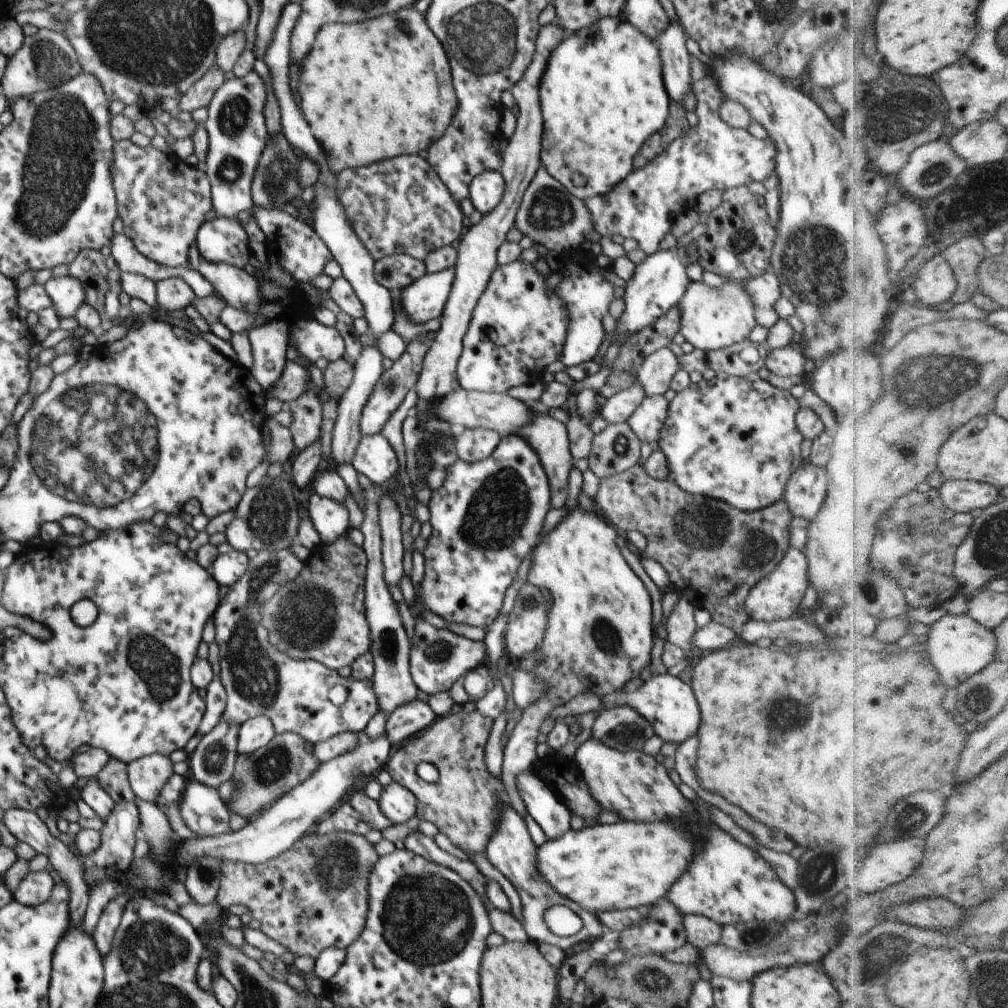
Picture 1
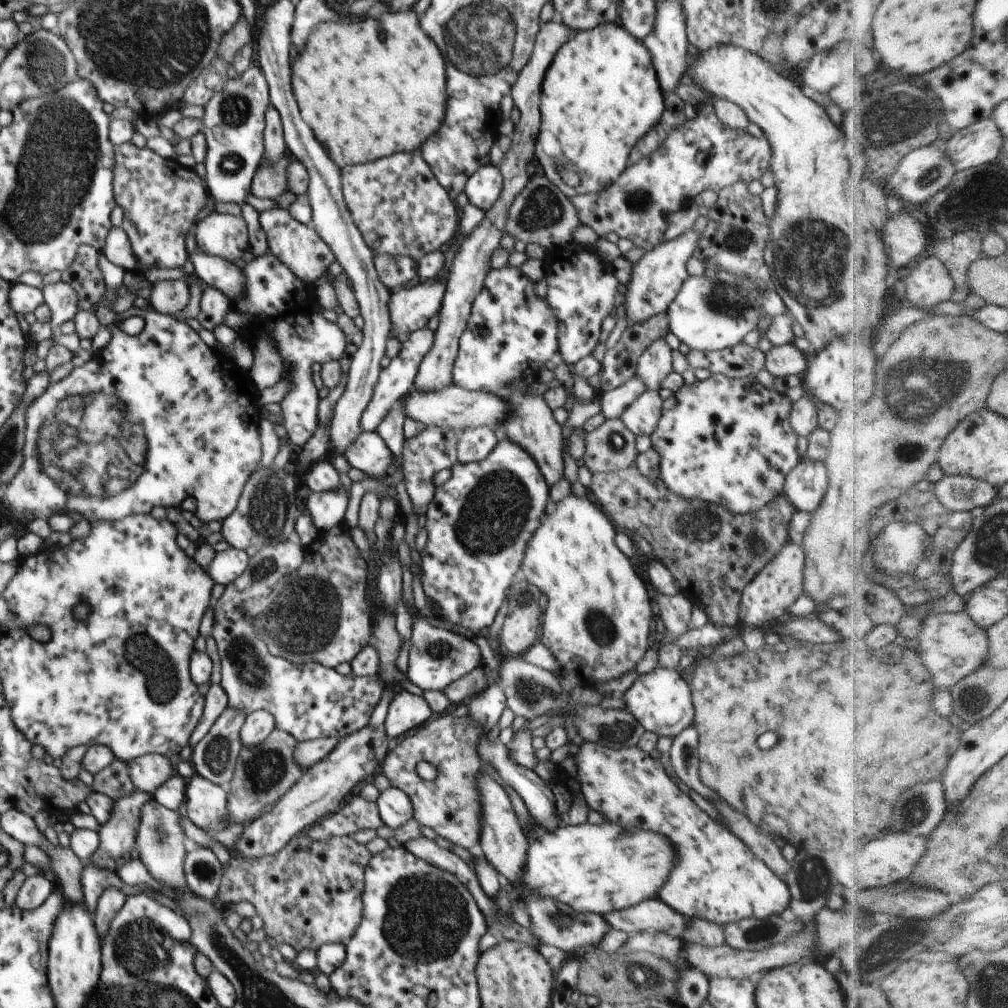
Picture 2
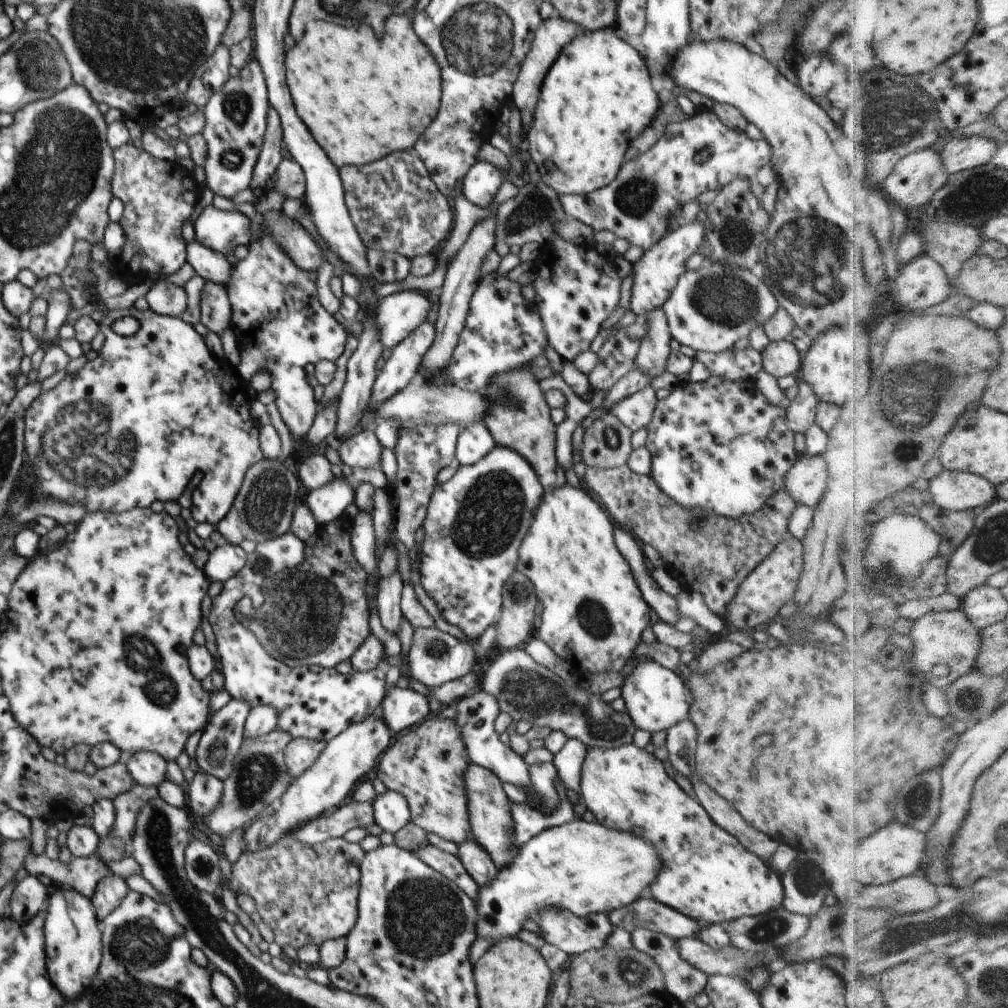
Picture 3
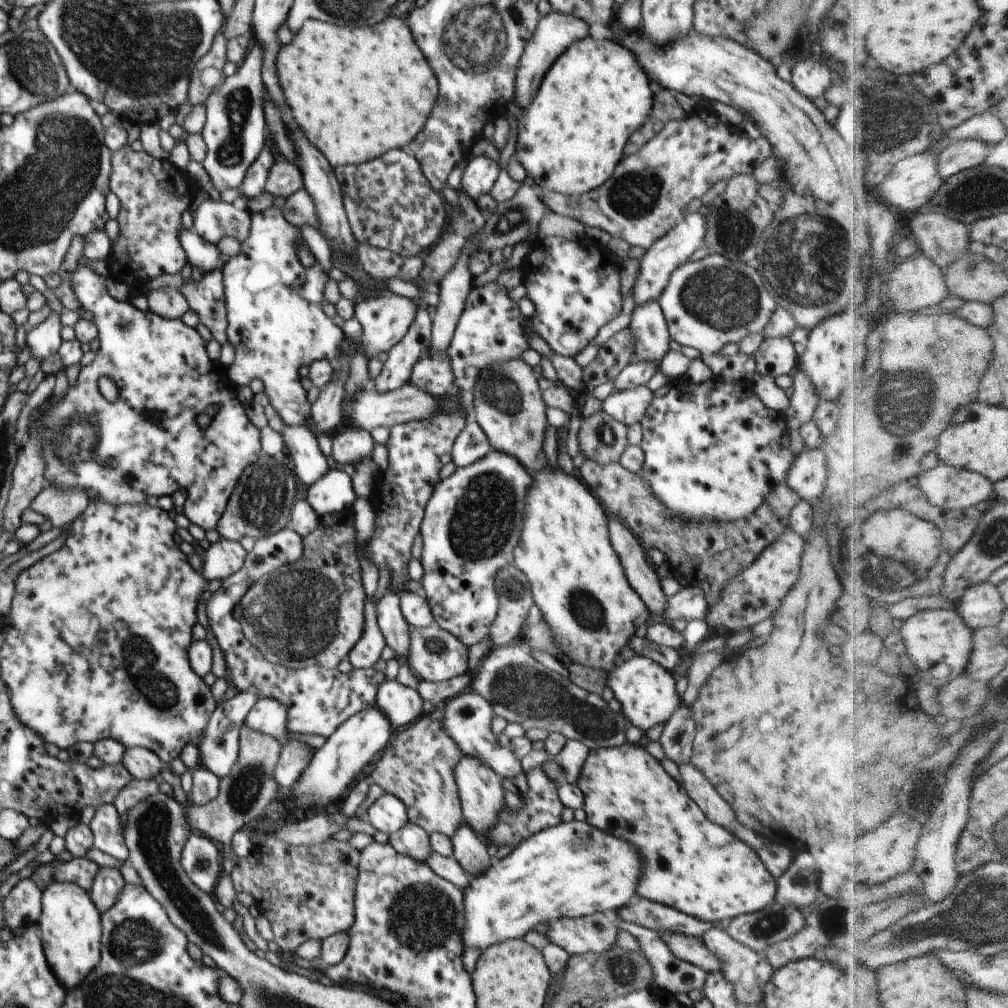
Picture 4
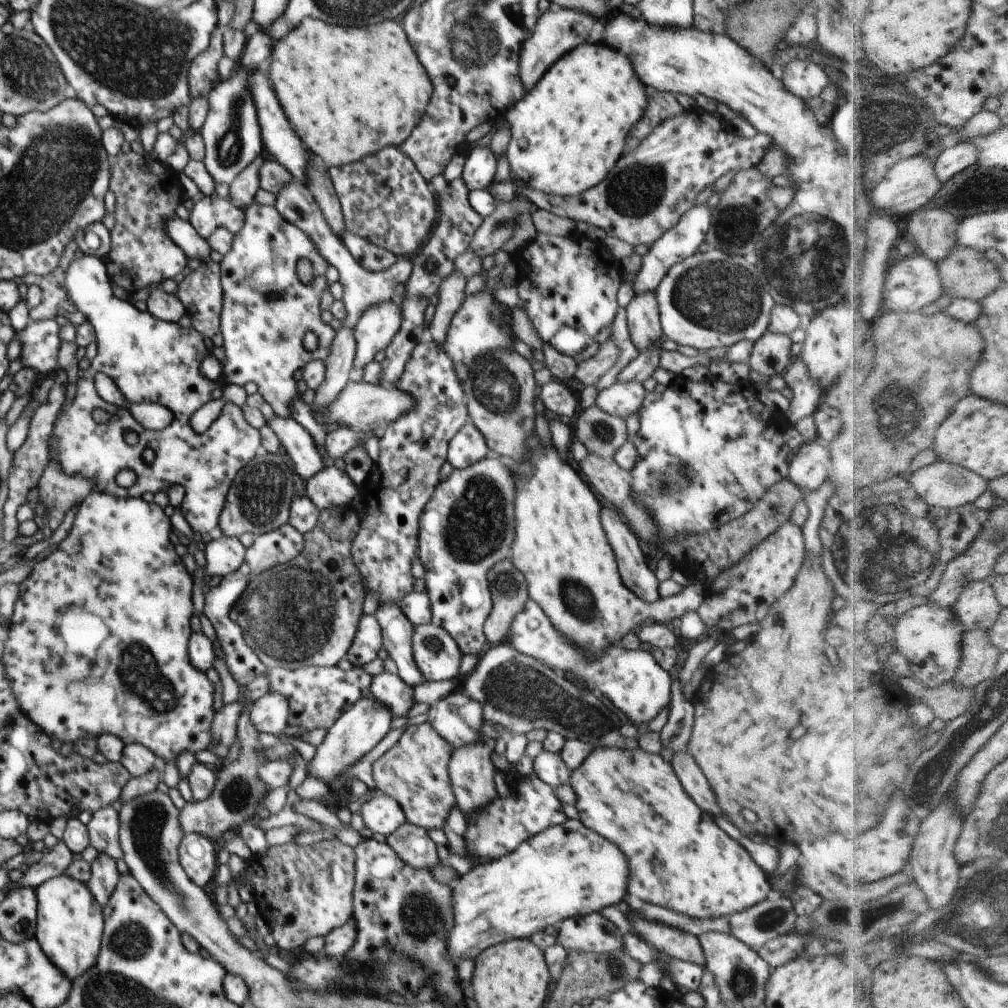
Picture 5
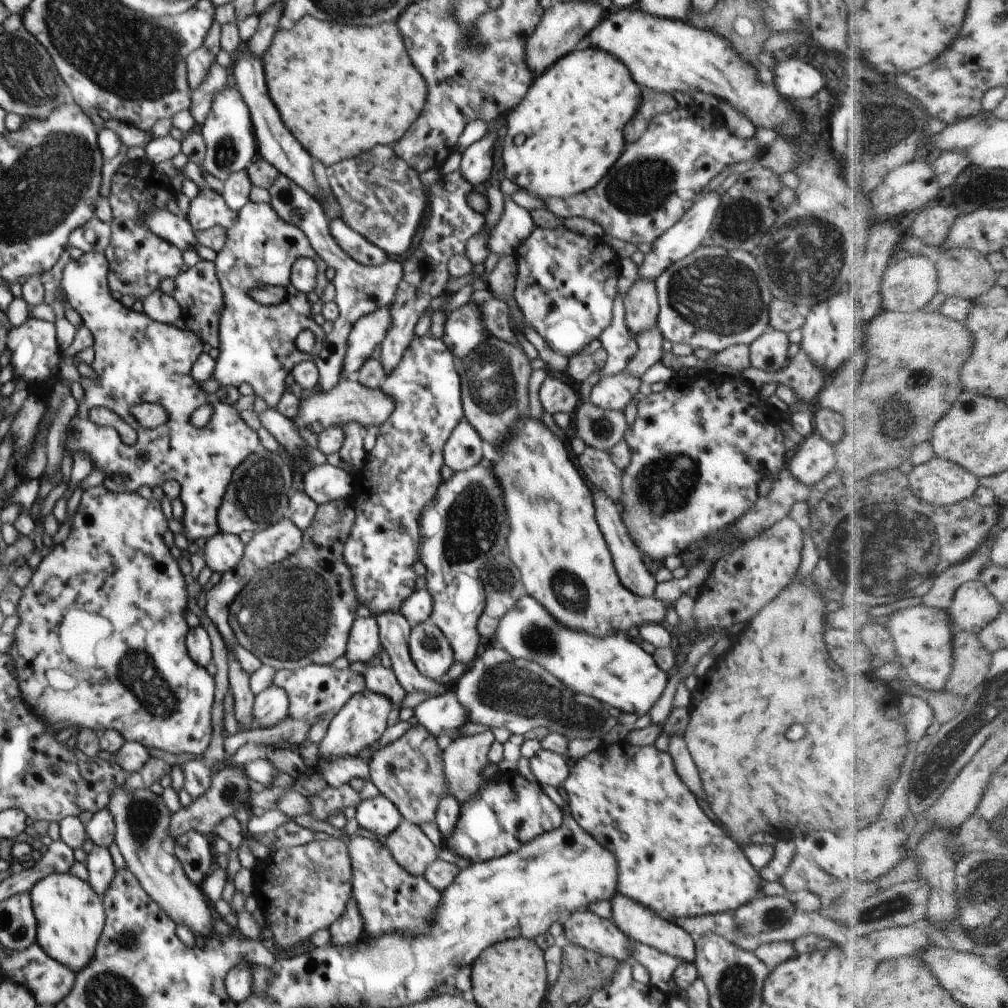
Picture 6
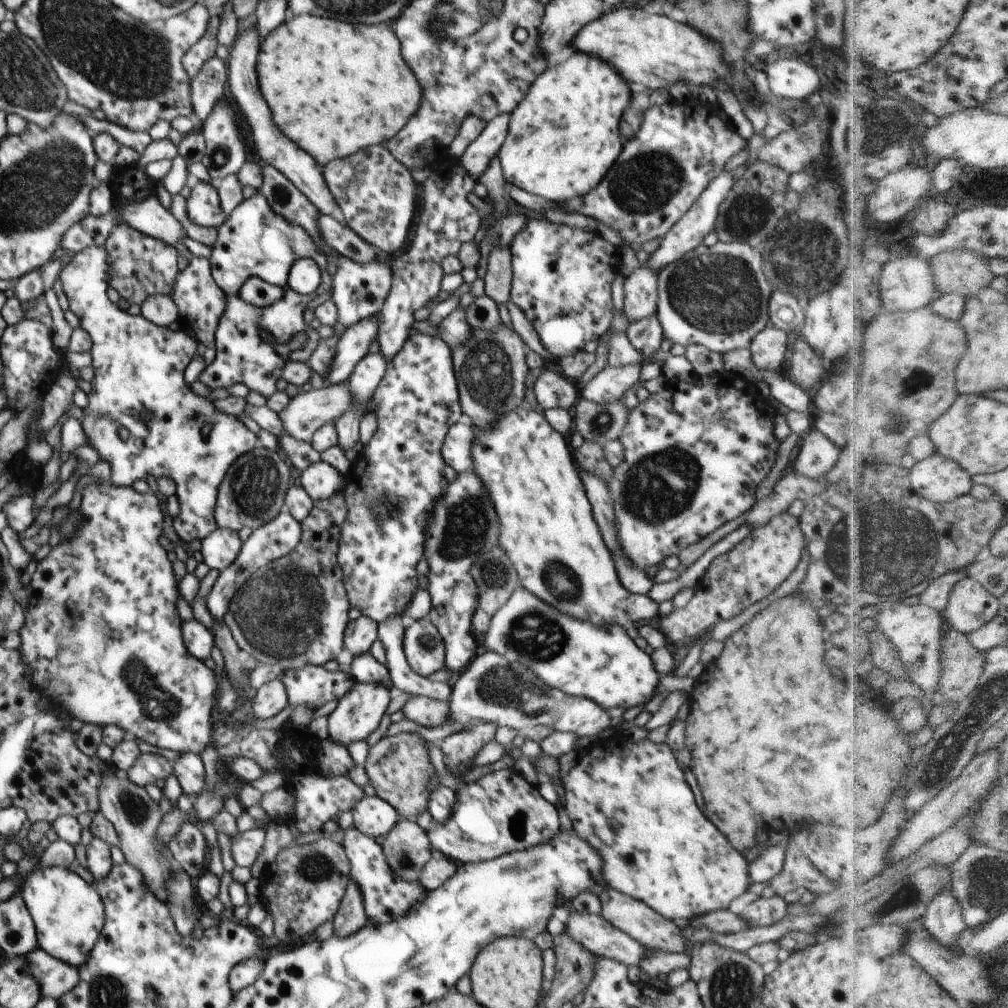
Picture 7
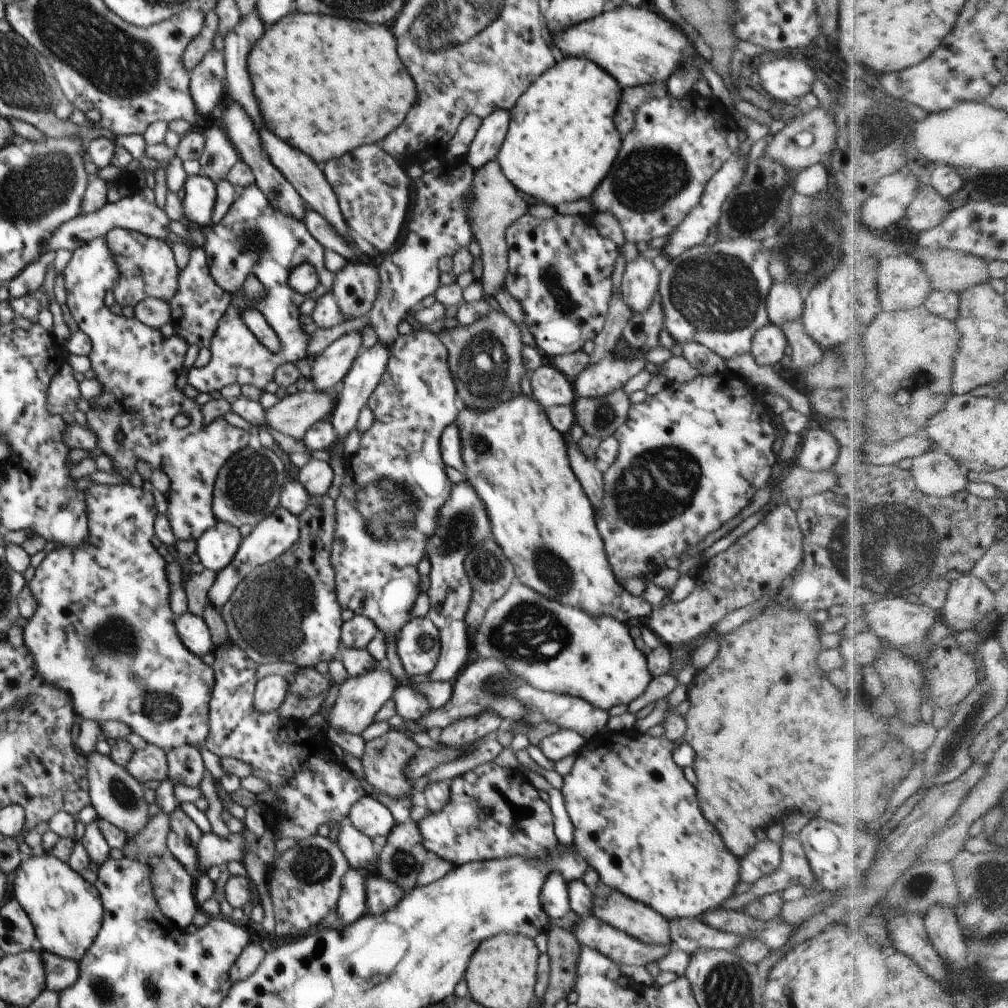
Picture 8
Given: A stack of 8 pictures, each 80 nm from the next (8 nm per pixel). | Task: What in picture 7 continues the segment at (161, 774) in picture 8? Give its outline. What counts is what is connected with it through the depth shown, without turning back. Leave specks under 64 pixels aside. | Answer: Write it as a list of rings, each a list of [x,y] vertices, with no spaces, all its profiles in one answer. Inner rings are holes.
[[[142,753],[134,766],[125,772],[126,776],[140,788],[154,784],[156,780],[166,780],[172,773],[172,762],[152,753]]]

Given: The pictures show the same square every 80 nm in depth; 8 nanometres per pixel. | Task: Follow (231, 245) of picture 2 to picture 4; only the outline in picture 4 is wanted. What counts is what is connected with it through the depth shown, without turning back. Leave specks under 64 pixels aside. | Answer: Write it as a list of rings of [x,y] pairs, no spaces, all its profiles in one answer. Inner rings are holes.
[[[205,200],[194,212],[192,230],[212,244],[224,236],[232,236],[243,243],[251,229],[251,212],[235,208],[225,201]]]

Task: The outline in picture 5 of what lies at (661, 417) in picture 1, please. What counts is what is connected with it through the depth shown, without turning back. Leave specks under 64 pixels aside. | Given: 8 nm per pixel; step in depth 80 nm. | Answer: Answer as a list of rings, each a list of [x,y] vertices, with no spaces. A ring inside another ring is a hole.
[[[617,380],[610,388],[597,394],[596,406],[609,415],[626,420],[638,414],[647,394],[642,383]]]

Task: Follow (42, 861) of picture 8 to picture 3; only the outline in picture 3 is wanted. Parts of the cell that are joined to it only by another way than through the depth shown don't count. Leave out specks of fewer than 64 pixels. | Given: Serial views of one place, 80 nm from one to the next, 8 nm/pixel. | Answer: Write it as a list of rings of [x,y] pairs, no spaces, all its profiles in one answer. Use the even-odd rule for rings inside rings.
[[[58,888],[46,901],[45,953],[50,982],[63,996],[65,1002],[82,996],[101,963],[101,925],[91,900],[76,889]]]

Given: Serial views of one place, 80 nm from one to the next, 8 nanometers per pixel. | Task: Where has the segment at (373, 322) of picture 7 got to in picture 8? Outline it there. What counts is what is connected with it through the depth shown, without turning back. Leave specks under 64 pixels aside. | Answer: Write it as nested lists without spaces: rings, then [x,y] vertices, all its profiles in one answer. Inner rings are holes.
[[[352,331],[332,342],[322,353],[312,356],[309,360],[313,372],[311,381],[317,391],[338,389],[363,348],[362,334]]]

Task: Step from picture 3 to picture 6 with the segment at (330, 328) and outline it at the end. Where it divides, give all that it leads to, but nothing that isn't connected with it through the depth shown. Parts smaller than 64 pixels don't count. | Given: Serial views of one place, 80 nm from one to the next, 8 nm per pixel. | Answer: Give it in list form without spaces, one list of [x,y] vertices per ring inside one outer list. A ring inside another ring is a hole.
[[[248,201],[238,212],[237,221],[227,229],[227,240],[224,248],[217,254],[215,260],[216,274],[223,292],[224,308],[219,318],[219,351],[216,359],[216,369],[212,379],[218,380],[221,386],[236,386],[248,383],[254,392],[260,396],[270,409],[277,410],[277,404],[282,395],[289,390],[284,383],[291,370],[304,361],[313,361],[317,358],[320,349],[326,342],[326,333],[314,321],[312,304],[321,298],[324,288],[330,281],[326,278],[325,270],[328,268],[324,259],[312,248],[308,237],[301,228],[287,223],[270,203],[254,203]],[[308,257],[317,266],[317,285],[312,292],[305,293],[290,284],[291,266],[298,258]],[[266,284],[282,286],[287,295],[279,305],[262,305],[254,301],[248,292],[252,288],[260,288]],[[309,329],[315,334],[315,347],[311,353],[304,353],[296,347],[296,337],[302,330]]]

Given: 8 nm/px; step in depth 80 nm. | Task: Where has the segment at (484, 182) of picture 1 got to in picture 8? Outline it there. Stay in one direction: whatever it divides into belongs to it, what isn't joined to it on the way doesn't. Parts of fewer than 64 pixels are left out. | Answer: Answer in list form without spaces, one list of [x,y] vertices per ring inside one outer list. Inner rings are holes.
[[[496,109],[482,121],[474,139],[465,154],[465,161],[474,169],[482,168],[497,158],[509,129],[509,111]]]

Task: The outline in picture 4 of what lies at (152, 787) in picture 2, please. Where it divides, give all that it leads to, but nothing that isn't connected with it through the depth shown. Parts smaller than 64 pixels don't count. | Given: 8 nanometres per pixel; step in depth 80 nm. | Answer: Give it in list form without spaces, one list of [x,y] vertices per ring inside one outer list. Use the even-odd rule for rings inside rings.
[[[142,747],[125,749],[121,762],[139,781],[160,779],[160,772],[164,766],[156,753]]]

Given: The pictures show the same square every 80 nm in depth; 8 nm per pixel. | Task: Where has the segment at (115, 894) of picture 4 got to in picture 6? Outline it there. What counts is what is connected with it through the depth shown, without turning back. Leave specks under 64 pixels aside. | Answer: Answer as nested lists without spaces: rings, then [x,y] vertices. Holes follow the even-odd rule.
[[[94,845],[85,862],[89,877],[87,883],[102,898],[113,881],[116,868],[107,848]]]

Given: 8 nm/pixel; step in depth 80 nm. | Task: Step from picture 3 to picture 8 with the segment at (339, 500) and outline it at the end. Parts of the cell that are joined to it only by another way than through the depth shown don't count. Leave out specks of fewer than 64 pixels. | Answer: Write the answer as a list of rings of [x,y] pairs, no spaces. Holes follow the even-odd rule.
[[[312,458],[300,468],[298,481],[310,497],[321,497],[331,488],[333,476],[334,471],[330,463]]]

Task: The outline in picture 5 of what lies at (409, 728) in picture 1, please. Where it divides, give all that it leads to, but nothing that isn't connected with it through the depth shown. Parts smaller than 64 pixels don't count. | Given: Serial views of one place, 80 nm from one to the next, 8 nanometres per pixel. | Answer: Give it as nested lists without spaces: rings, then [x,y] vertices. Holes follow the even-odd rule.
[[[383,671],[374,675],[371,685],[371,696],[387,706],[393,717],[406,716],[416,703],[415,690],[407,685],[398,675]]]

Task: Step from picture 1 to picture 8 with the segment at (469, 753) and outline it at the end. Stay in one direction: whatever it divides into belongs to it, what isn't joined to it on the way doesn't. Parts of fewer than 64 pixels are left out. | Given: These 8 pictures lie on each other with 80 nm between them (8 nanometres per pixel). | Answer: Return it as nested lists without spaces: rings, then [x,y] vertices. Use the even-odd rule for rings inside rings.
[[[392,728],[381,737],[366,741],[361,763],[367,786],[376,791],[378,795],[386,795],[395,799],[406,797],[413,790],[414,783],[404,775],[405,768],[413,760],[419,748],[410,735]]]

